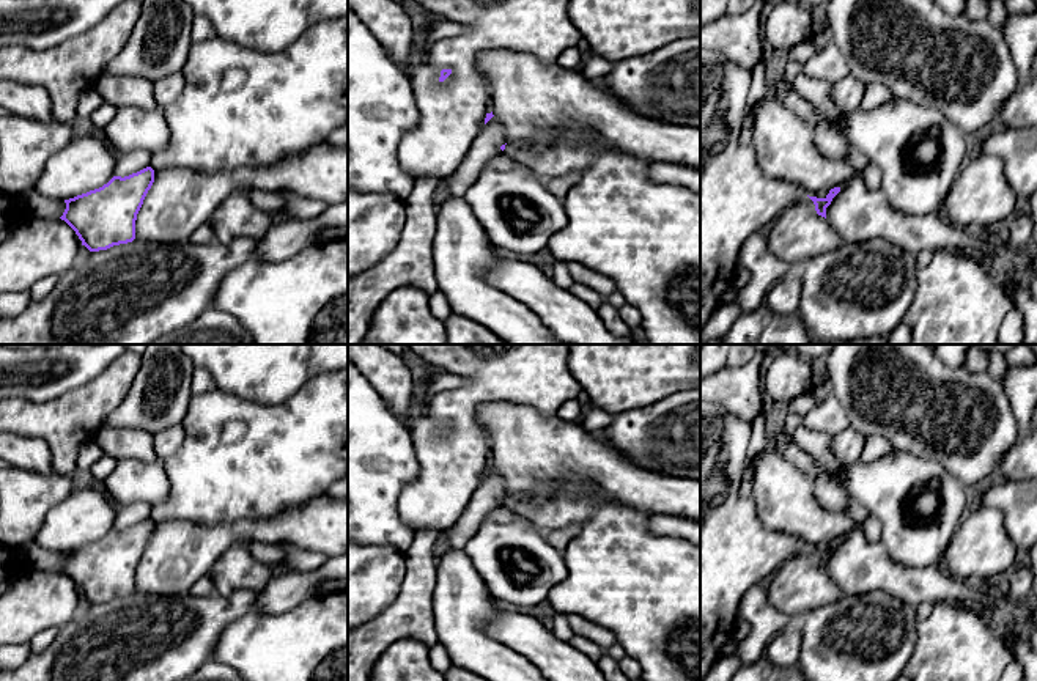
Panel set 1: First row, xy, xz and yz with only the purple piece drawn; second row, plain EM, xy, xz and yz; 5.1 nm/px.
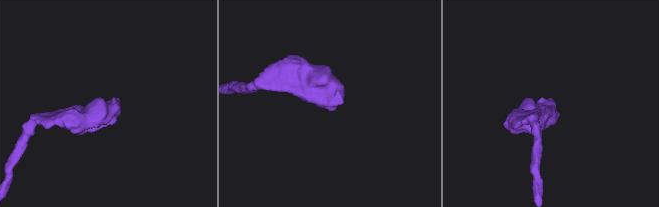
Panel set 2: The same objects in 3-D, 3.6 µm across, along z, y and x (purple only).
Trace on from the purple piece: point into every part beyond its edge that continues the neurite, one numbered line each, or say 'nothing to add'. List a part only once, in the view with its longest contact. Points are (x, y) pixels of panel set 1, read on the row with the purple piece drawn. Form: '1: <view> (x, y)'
nothing to add

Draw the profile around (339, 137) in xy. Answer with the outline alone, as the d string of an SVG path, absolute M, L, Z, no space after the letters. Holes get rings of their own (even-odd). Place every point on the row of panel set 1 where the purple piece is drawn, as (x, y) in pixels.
M348 121L343 126L334 129L327 135L326 143L335 148L348 149Z

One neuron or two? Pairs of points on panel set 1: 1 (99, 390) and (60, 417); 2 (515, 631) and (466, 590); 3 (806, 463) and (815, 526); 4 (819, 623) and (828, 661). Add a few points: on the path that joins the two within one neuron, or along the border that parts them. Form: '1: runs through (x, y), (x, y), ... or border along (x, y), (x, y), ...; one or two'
1: runs through (90, 400), (70, 417); one
2: border along (496, 609), (488, 633), (512, 648); two
3: border along (779, 452), (812, 480); two
4: runs through (819, 633), (817, 644), (825, 651); one

